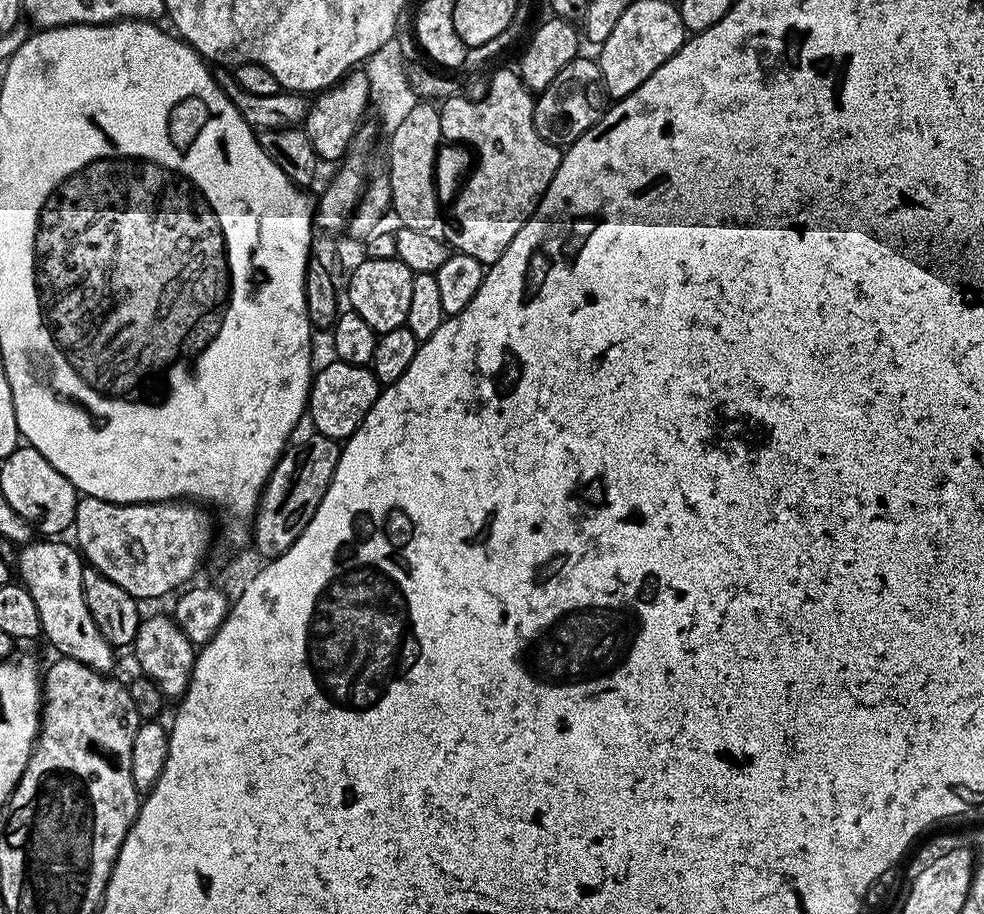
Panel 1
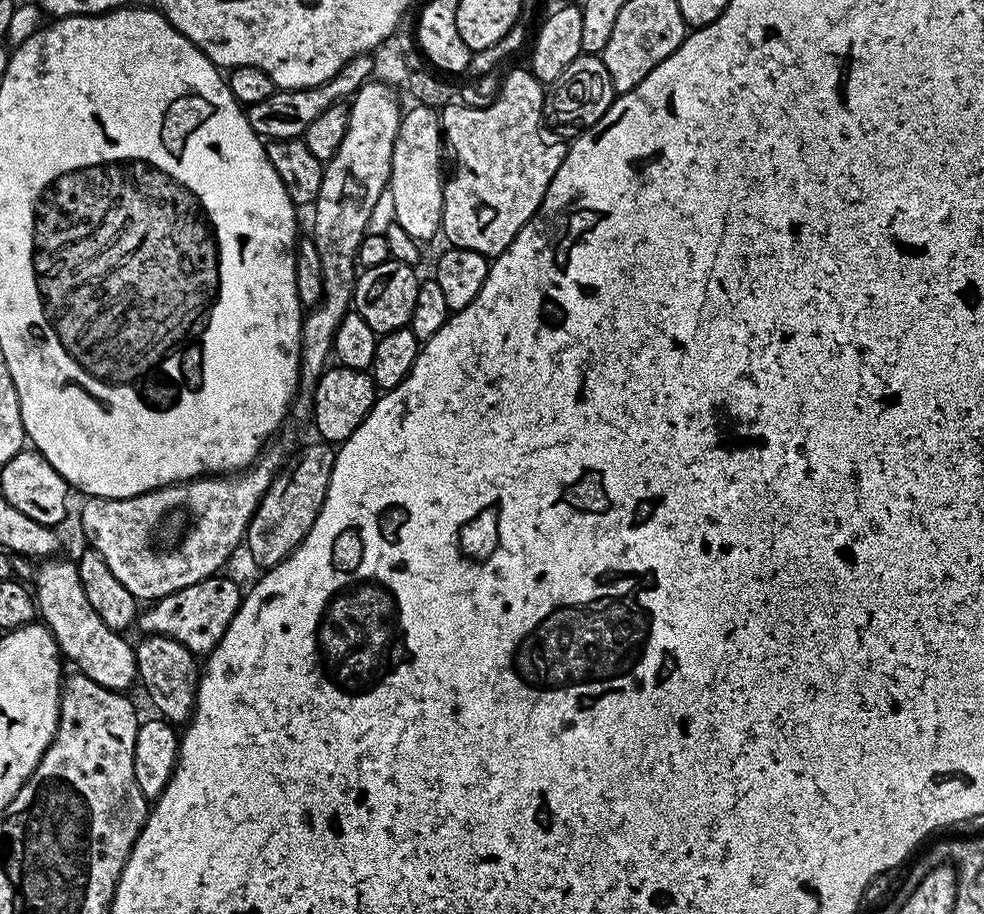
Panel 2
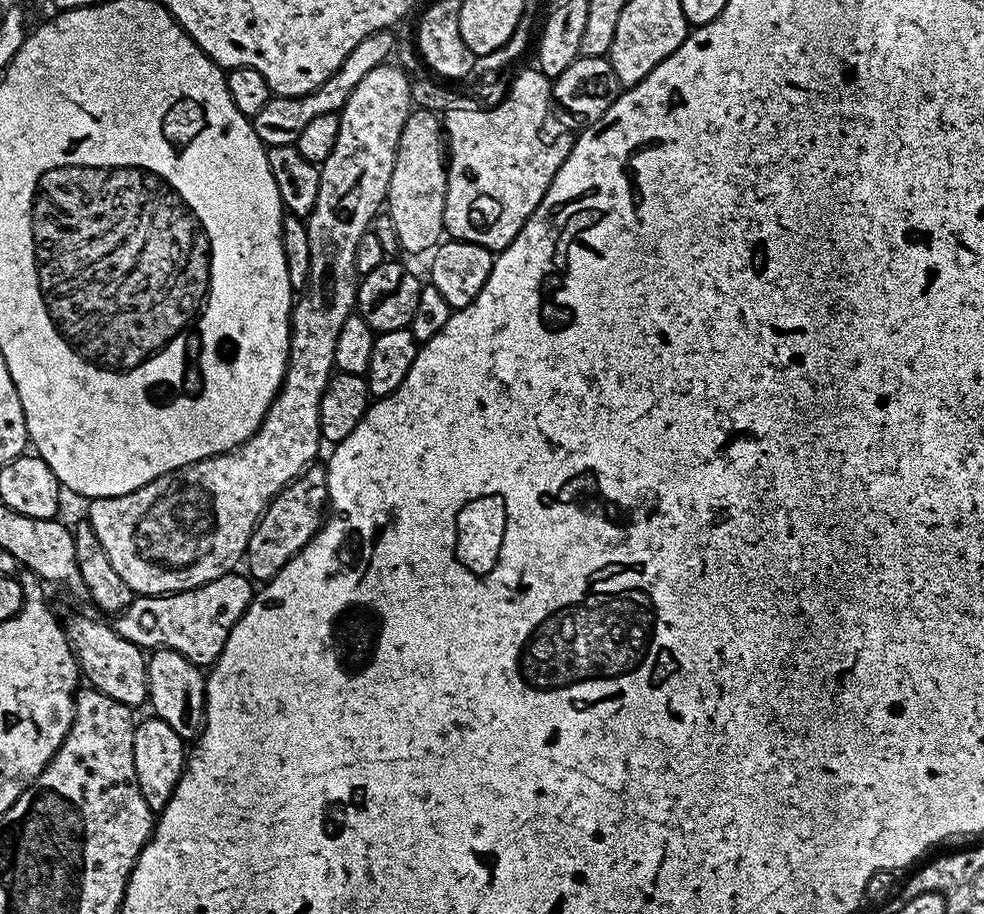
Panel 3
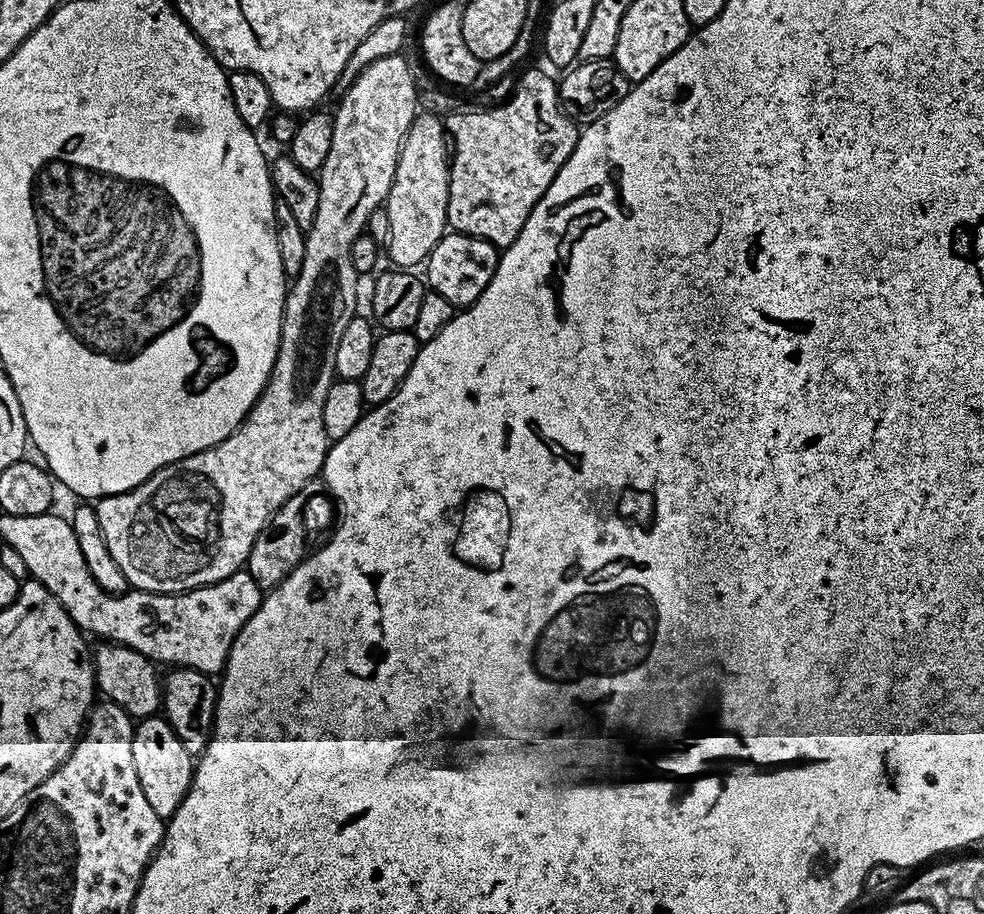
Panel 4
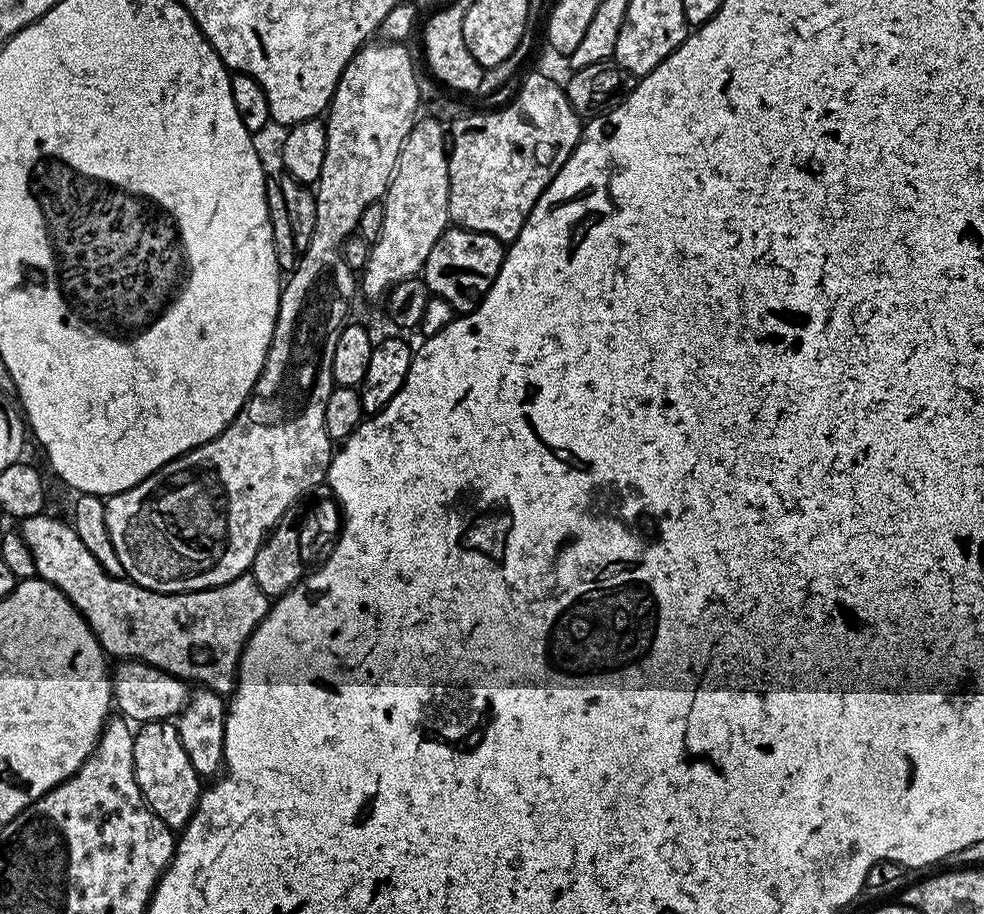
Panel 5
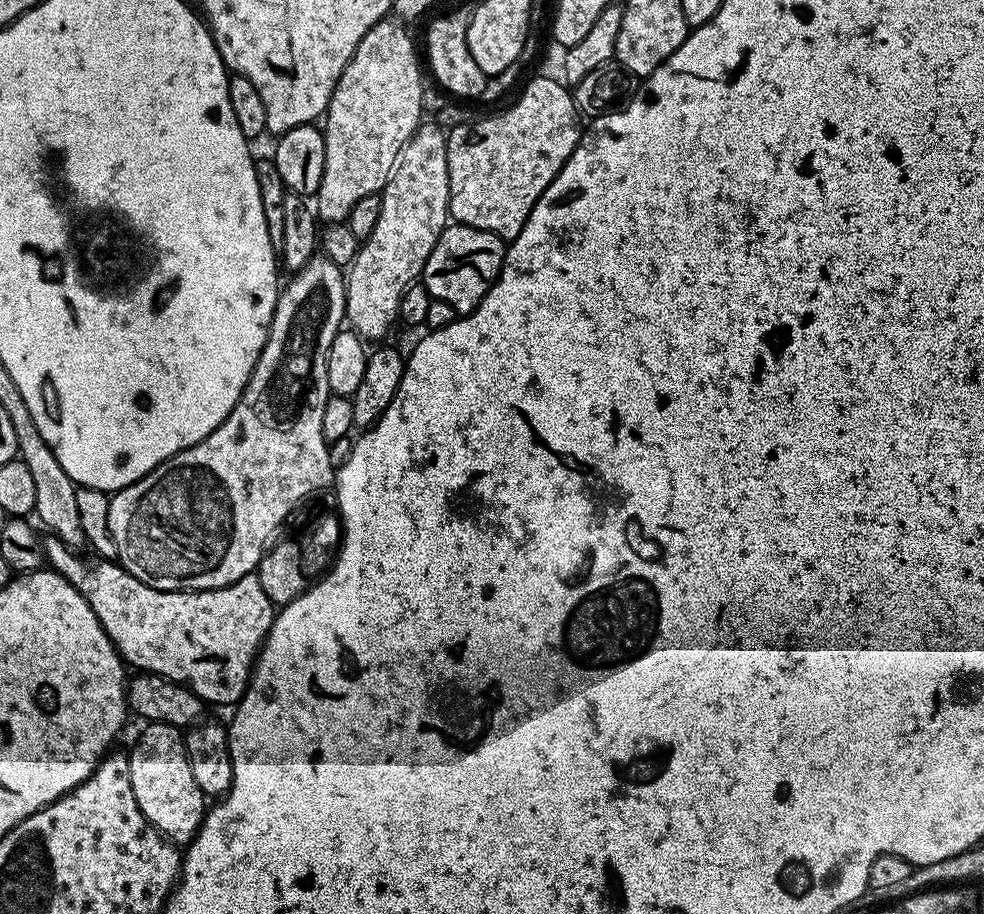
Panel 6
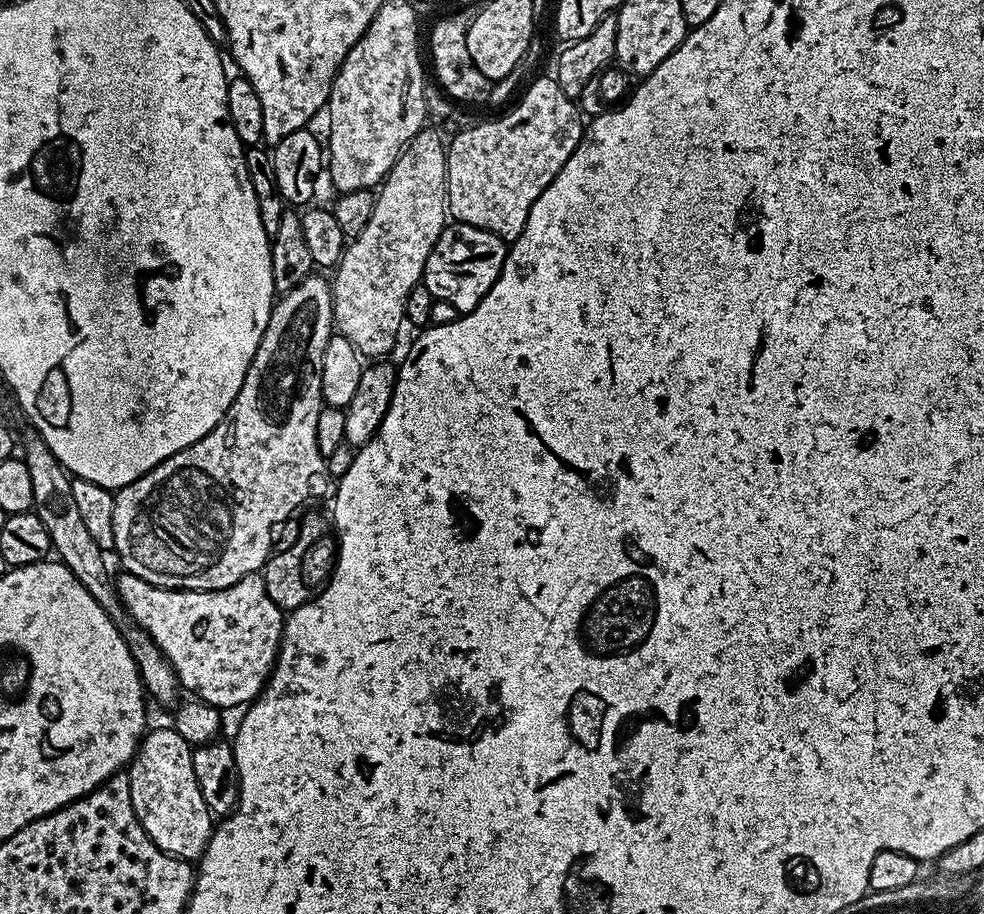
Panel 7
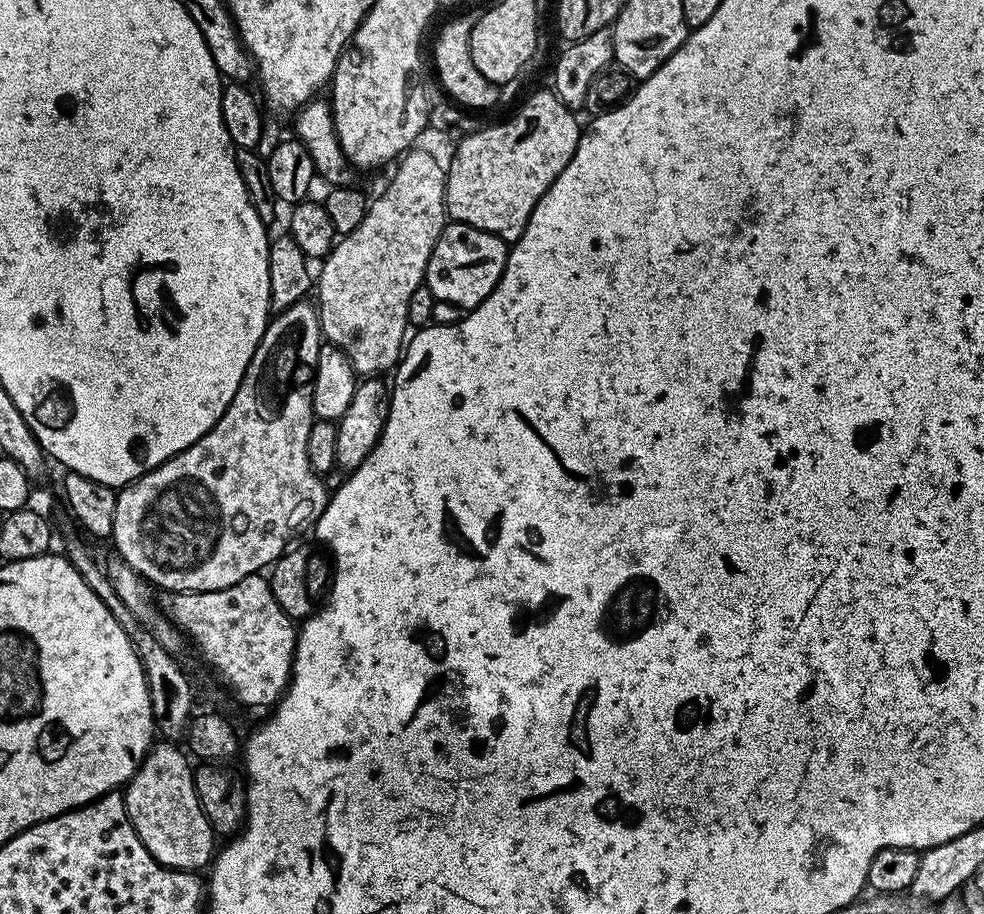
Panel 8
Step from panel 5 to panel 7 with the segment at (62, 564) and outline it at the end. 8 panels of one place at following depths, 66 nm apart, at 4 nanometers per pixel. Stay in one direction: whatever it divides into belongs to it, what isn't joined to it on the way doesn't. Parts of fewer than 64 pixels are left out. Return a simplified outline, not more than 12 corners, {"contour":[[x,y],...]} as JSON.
{"contour":[[126,571],[116,593],[185,693],[259,696],[285,613],[263,575],[194,592]]}

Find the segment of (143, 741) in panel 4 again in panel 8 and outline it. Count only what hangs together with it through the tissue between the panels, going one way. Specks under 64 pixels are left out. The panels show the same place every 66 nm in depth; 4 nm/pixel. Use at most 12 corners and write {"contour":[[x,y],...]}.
{"contour":[[156,742],[123,789],[167,868],[200,870],[214,833],[183,747]]}

